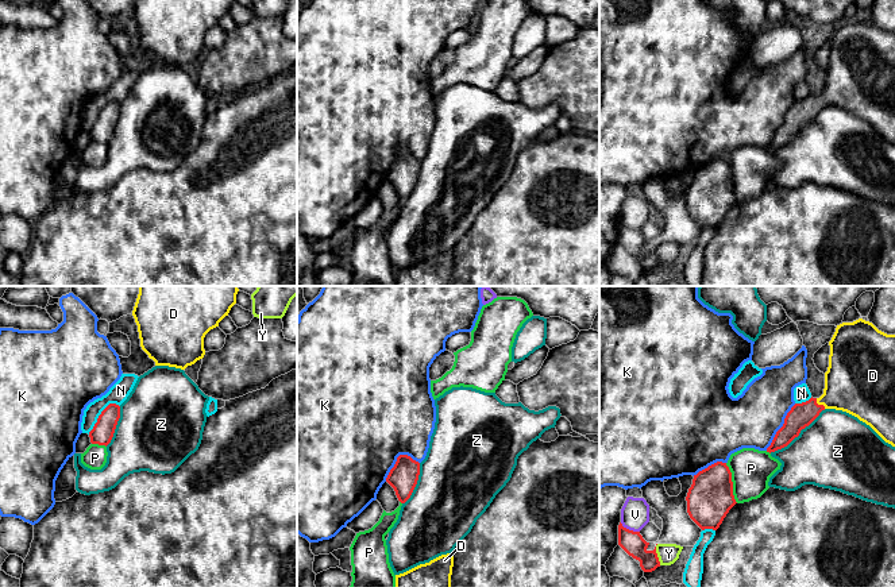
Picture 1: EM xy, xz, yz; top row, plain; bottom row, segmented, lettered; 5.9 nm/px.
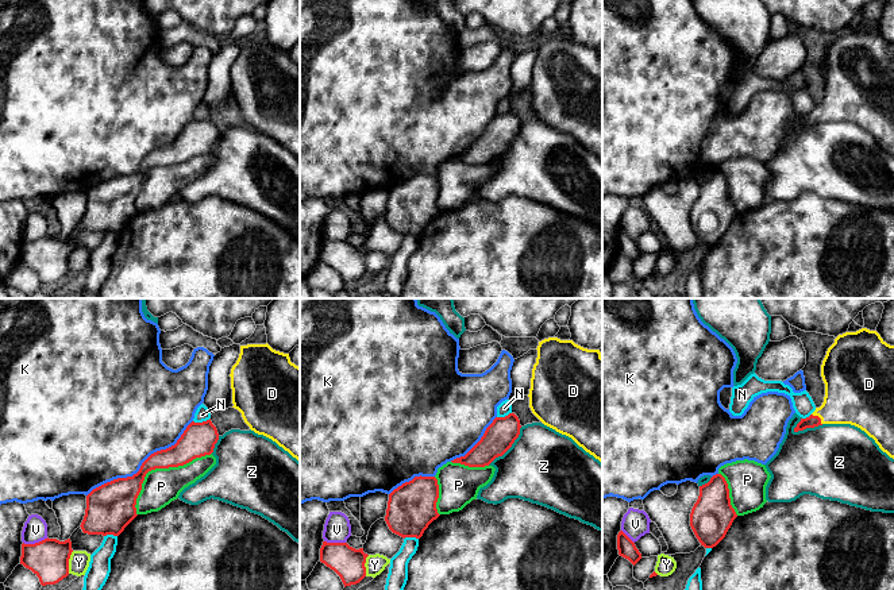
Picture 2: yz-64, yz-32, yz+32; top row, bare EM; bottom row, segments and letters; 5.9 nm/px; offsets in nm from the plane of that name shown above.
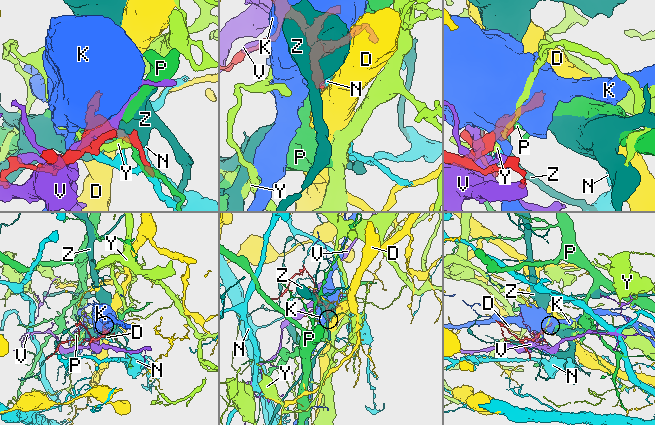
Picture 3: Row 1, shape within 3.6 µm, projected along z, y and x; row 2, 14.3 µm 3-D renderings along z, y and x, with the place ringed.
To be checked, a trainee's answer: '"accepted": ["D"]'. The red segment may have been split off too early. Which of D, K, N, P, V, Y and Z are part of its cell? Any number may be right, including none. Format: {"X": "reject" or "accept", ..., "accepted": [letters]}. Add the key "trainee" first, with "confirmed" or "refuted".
{"trainee": "confirmed", "D": "accept", "K": "reject", "N": "reject", "P": "reject", "V": "reject", "Y": "reject", "Z": "reject", "accepted": ["D"]}

